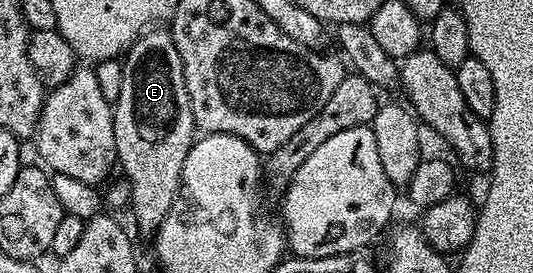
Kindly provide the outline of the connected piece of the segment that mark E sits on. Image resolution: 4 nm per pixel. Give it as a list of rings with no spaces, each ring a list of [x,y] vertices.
[[[147,29],[139,35],[122,59],[124,85],[120,85],[120,97],[112,105],[114,112],[114,136],[116,137],[116,163],[128,180],[132,194],[128,204],[134,210],[134,223],[138,231],[147,237],[157,235],[160,225],[175,210],[178,191],[183,190],[182,170],[191,147],[196,142],[196,128],[192,117],[192,101],[188,101],[188,85],[184,85],[184,65],[169,30]]]

